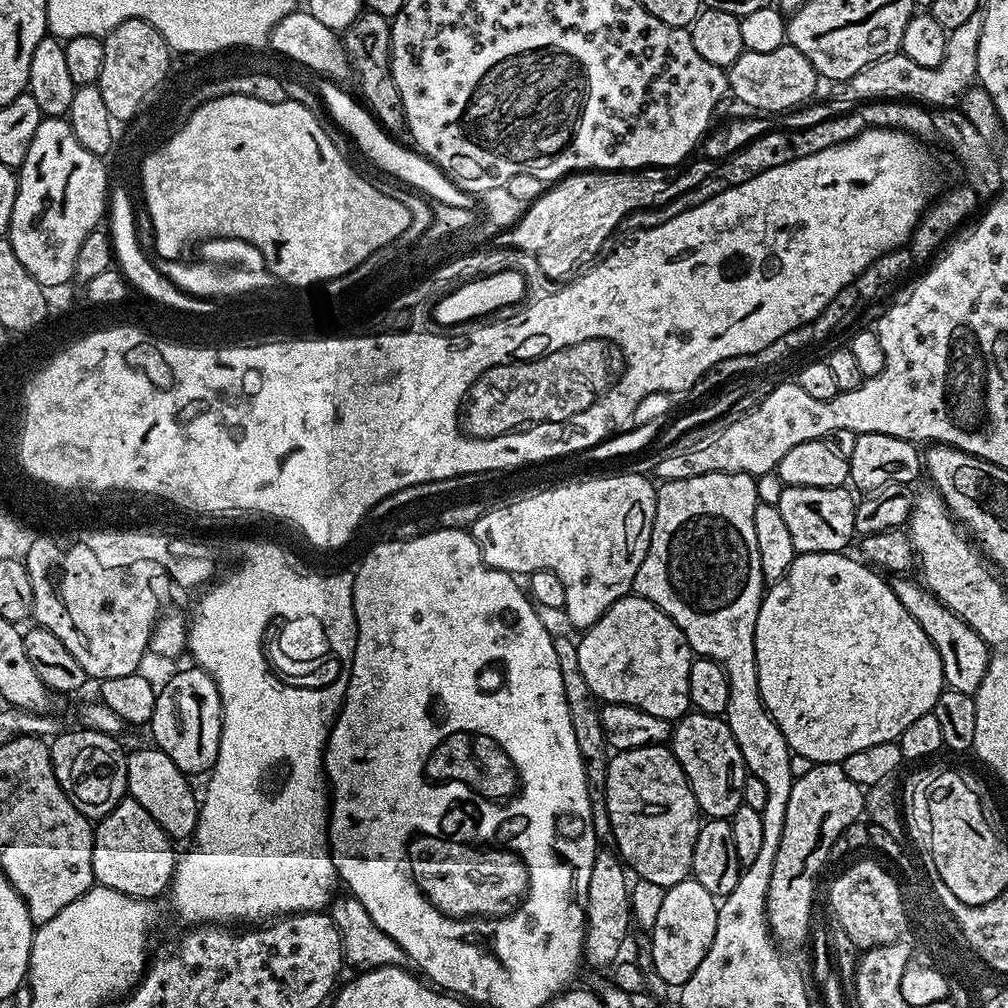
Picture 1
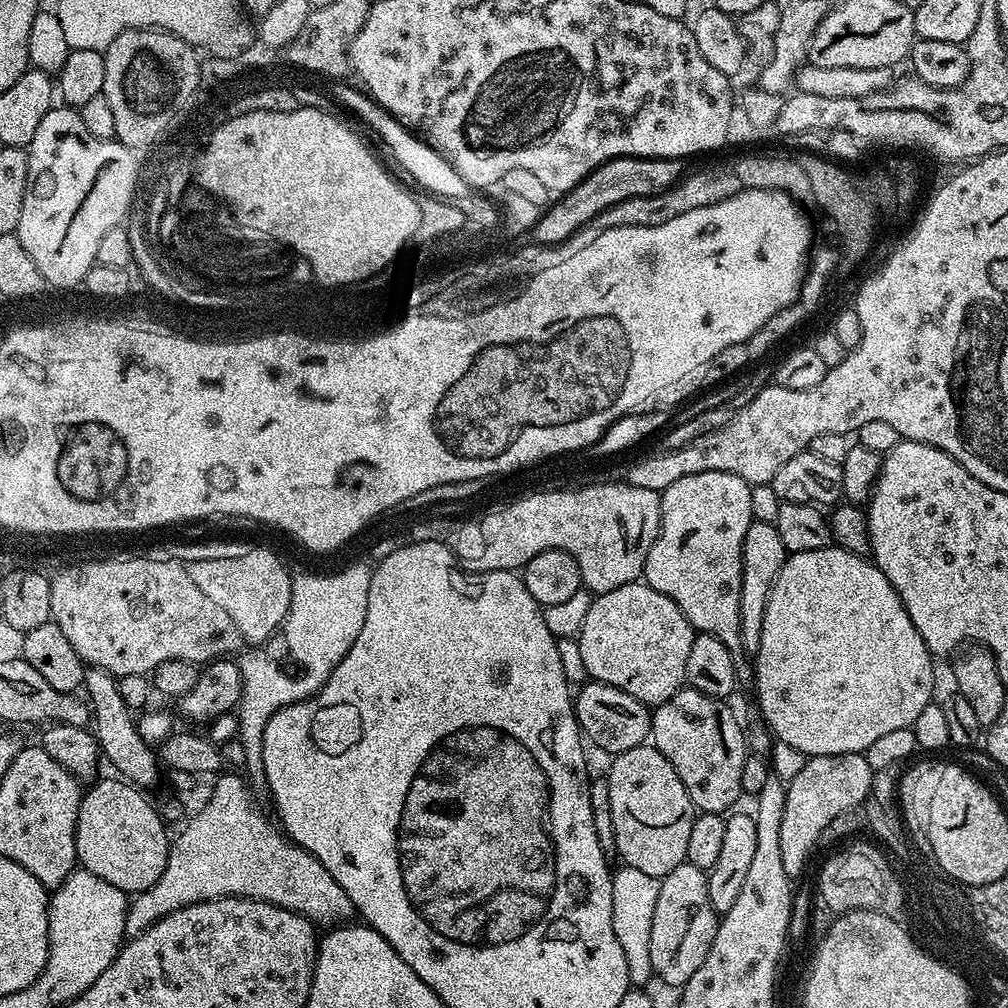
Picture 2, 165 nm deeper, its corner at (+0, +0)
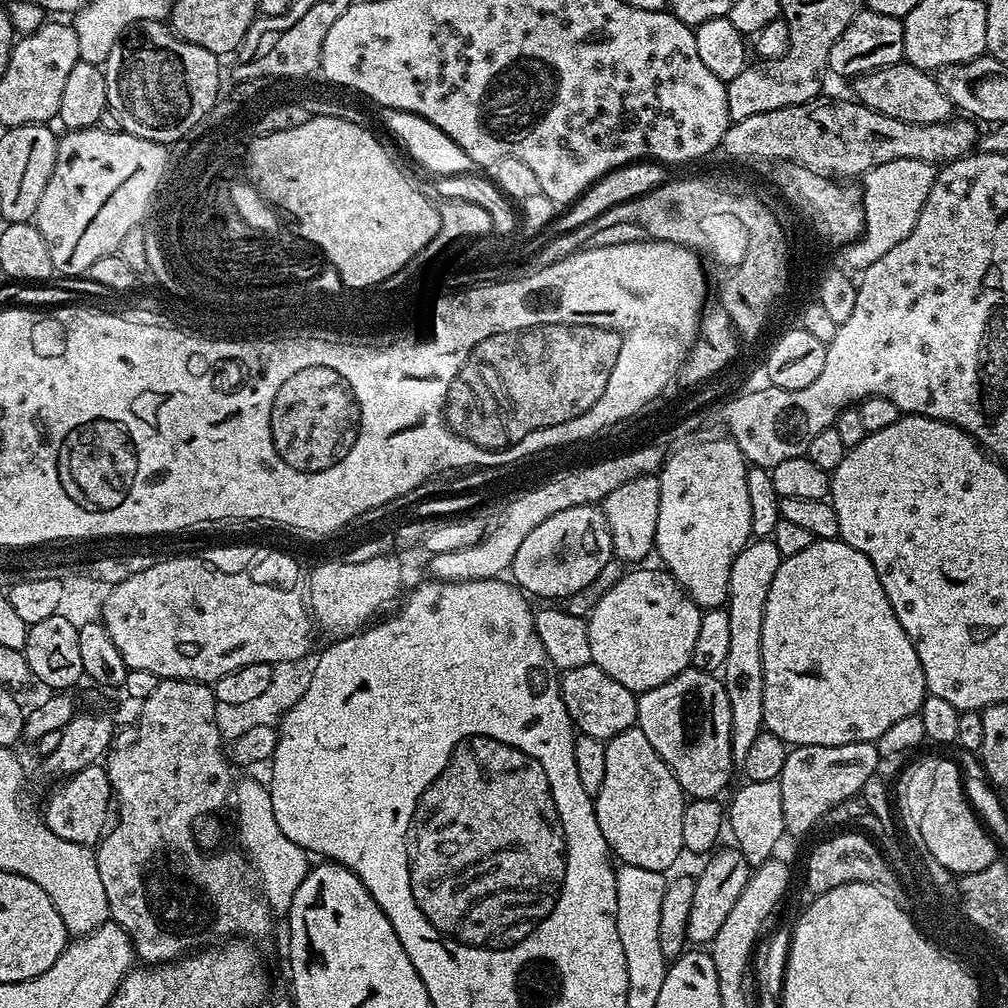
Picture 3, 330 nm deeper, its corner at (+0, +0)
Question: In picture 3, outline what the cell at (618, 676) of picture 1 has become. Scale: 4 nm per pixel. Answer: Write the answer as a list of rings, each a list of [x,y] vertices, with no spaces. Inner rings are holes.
[[[644,567],[625,571],[620,581],[599,593],[586,620],[591,663],[637,694],[670,682],[690,667],[702,611],[667,570]]]

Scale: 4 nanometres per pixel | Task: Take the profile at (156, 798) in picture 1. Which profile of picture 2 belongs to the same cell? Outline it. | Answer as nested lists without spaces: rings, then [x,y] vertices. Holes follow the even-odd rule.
[[[89,667],[84,673],[82,692],[90,701],[91,717],[94,719],[94,726],[96,724],[96,743],[100,746],[103,759],[112,763],[112,768],[116,771],[113,773],[141,790],[154,787],[160,780],[162,765],[153,745],[144,741],[139,734],[133,709],[128,708],[126,702],[122,702],[117,677],[111,676],[101,668]]]

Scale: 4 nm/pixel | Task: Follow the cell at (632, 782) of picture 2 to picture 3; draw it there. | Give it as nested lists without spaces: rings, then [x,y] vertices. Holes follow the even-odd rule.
[[[639,726],[622,730],[614,739],[604,745],[606,750],[606,774],[602,777],[602,786],[594,798],[596,821],[602,830],[602,838],[606,838],[611,855],[617,861],[630,866],[642,866],[642,870],[654,870],[667,873],[668,867],[684,852],[682,842],[682,814],[686,803],[686,794],[674,774],[662,762],[662,758],[650,746],[646,734],[642,734]]]

